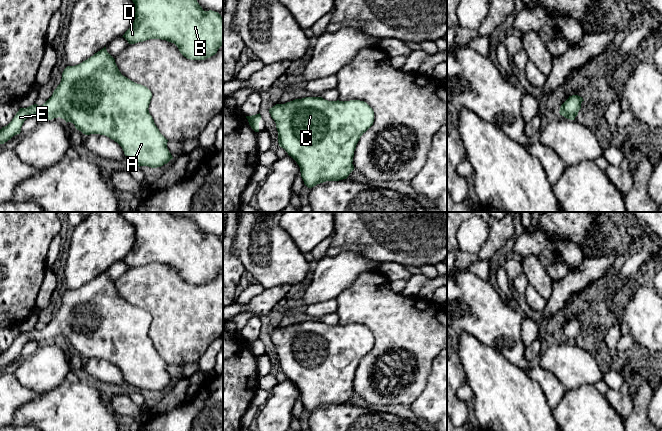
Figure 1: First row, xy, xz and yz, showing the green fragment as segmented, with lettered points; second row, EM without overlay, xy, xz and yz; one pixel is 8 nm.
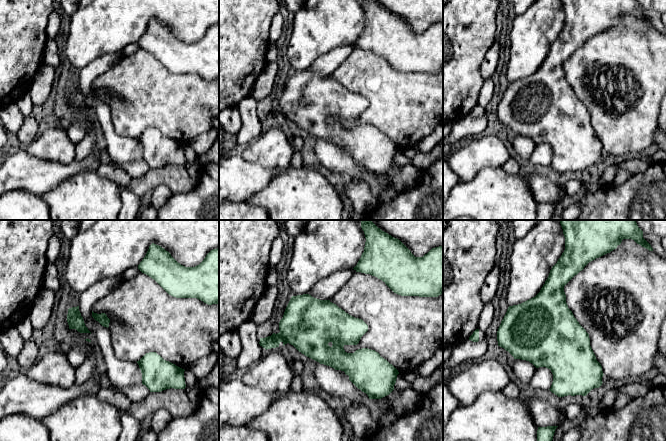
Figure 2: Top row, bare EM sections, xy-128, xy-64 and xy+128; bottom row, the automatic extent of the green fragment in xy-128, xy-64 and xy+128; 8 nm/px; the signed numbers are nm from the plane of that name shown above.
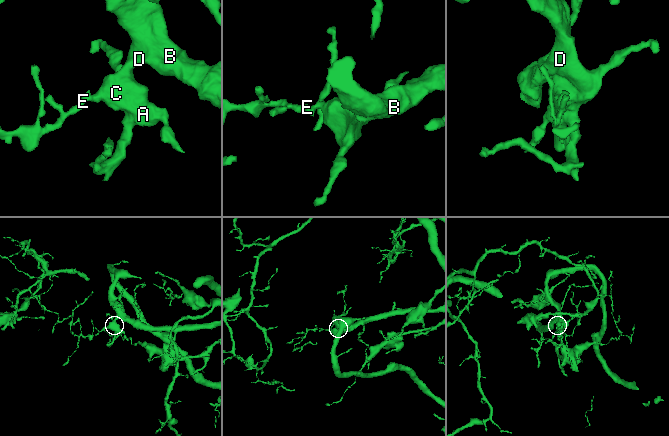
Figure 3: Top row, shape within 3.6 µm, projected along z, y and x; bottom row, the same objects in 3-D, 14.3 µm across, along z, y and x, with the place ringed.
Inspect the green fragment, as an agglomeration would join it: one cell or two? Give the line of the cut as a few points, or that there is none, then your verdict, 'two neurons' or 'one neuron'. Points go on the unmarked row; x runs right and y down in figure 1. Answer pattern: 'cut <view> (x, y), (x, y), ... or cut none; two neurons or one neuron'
cut none; one neuron

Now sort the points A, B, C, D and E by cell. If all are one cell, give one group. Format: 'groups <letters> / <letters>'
groups A B C D E

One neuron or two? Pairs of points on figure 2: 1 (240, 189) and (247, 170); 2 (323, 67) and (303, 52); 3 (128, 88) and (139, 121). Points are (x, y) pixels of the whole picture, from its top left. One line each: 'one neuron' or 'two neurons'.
1: one neuron
2: two neurons
3: one neuron

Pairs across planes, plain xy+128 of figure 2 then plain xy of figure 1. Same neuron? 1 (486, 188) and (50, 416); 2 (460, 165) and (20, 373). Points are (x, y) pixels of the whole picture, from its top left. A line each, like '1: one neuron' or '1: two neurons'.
1: one neuron
2: one neuron

